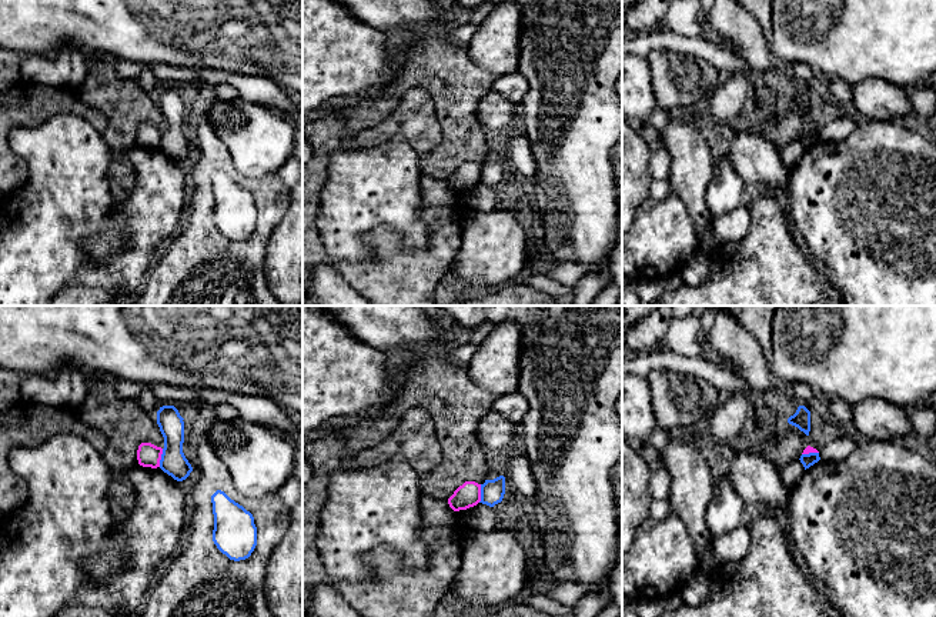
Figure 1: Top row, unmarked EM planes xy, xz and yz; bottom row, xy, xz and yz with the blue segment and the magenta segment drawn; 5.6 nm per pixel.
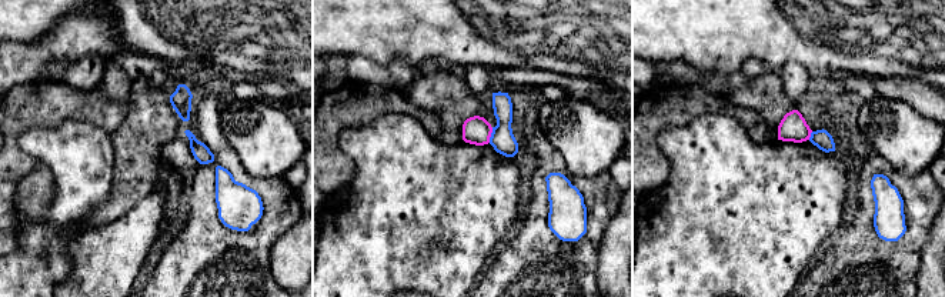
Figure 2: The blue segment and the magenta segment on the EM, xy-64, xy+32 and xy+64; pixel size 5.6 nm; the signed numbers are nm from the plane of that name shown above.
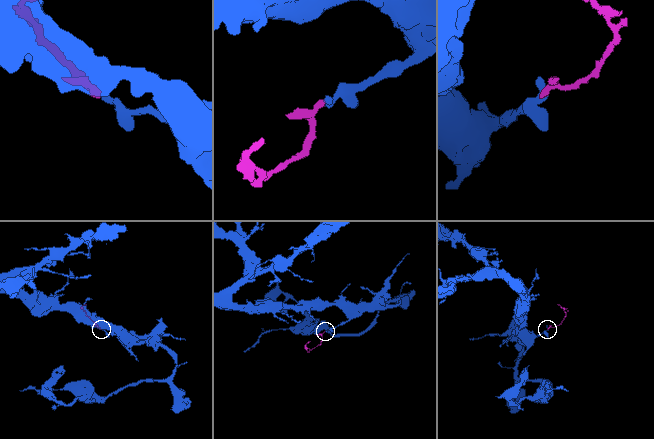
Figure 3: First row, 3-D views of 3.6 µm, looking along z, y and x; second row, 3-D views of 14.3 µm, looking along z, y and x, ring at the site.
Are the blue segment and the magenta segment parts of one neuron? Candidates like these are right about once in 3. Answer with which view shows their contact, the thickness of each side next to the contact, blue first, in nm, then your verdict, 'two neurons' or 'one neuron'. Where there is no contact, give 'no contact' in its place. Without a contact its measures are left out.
xy | 150/130 nm | two neurons

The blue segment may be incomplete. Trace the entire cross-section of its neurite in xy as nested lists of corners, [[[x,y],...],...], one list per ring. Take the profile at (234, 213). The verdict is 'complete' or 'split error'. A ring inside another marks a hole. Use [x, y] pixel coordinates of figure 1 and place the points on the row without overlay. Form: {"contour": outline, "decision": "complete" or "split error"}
{"contour": [[[221,170],[211,176],[211,183],[214,224],[230,240],[248,239],[257,226],[257,207],[253,194]]], "decision": "complete"}

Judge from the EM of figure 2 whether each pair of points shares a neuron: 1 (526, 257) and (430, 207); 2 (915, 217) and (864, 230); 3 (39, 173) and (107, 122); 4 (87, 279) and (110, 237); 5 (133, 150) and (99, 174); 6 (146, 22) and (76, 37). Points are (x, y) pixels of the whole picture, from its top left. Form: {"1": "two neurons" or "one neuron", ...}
{"1": "two neurons", "2": "one neuron", "3": "two neurons", "4": "one neuron", "5": "two neurons", "6": "two neurons"}

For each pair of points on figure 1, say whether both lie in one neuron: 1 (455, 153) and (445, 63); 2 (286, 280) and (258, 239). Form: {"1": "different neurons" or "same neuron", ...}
{"1": "same neuron", "2": "different neurons"}

